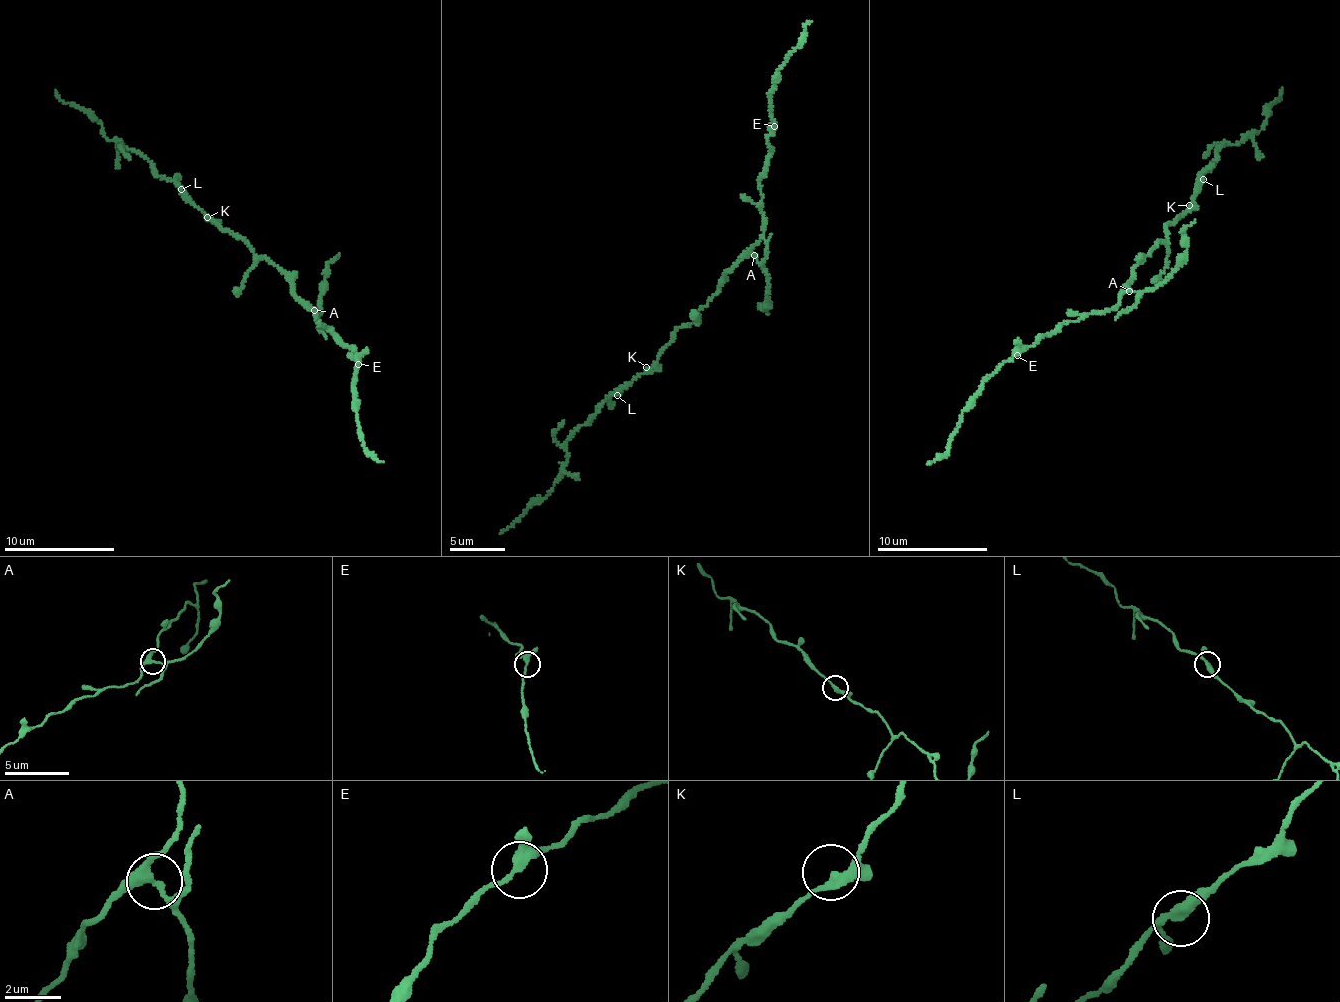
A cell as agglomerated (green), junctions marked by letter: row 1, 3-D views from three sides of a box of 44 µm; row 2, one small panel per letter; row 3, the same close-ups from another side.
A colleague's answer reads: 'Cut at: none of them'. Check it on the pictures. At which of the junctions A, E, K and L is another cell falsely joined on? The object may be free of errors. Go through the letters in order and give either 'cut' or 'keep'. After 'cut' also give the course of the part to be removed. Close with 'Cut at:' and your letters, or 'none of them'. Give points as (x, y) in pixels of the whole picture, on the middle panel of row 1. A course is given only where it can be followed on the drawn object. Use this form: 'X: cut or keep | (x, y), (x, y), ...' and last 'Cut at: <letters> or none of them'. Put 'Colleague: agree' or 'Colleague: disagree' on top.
Colleague: disagree
A: cut | (755, 254), (769, 287), (768, 309), (763, 306), (767, 314)
E: keep
K: keep
L: keep
Cut at: A

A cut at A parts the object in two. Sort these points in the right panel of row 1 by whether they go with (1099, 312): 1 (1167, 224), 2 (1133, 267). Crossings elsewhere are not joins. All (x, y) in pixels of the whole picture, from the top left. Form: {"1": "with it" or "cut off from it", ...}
{"1": "with it", "2": "with it"}

